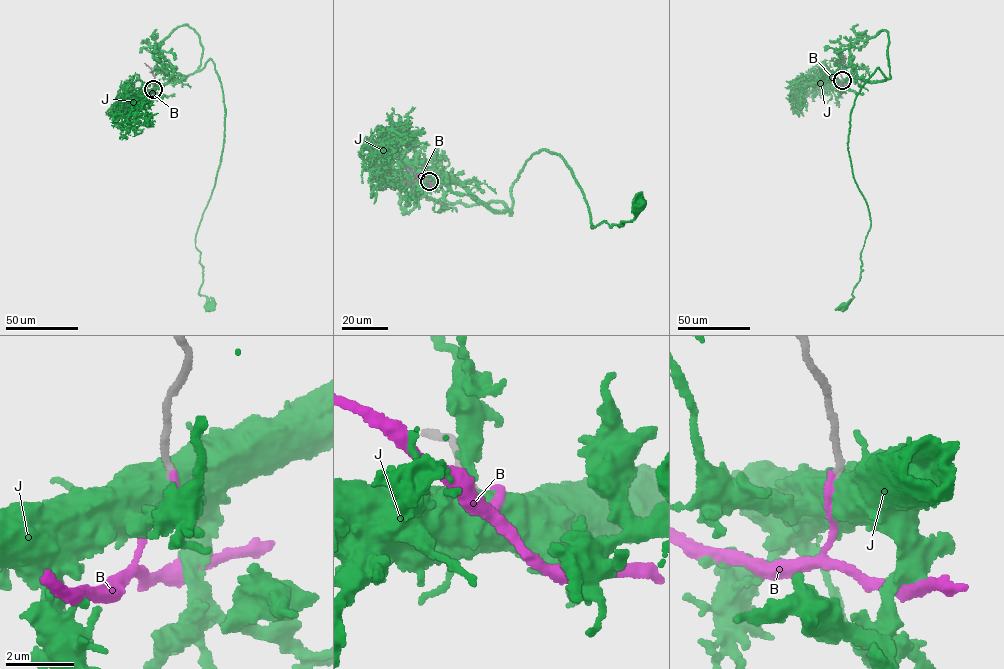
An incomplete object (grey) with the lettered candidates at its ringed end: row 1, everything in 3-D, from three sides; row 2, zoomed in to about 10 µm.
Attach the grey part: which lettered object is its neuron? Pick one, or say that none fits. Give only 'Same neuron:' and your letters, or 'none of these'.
Same neuron: B

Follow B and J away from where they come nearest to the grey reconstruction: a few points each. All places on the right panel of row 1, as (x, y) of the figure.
B: (842, 80), (837, 83), (829, 74)
J: (842, 80), (886, 79), (877, 68), (850, 114), (848, 150), (871, 225), (859, 281), (844, 306)

